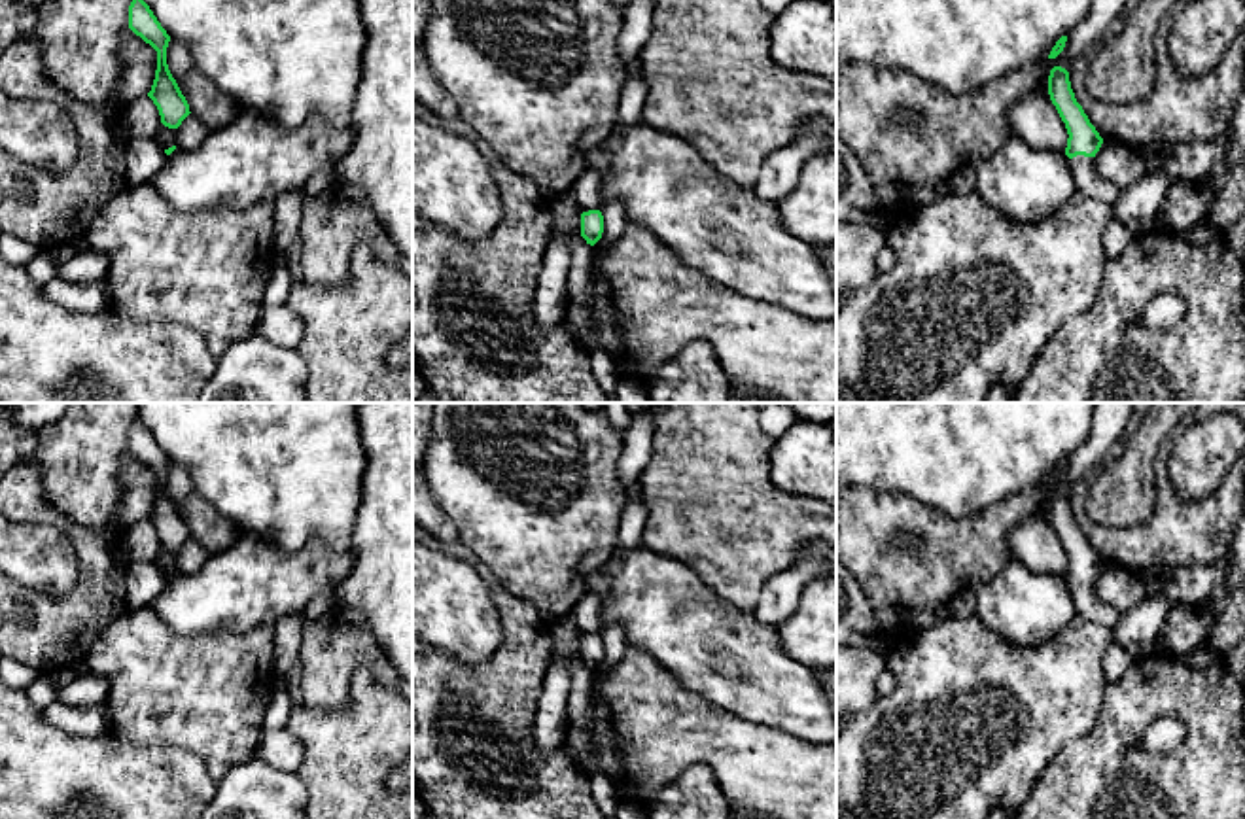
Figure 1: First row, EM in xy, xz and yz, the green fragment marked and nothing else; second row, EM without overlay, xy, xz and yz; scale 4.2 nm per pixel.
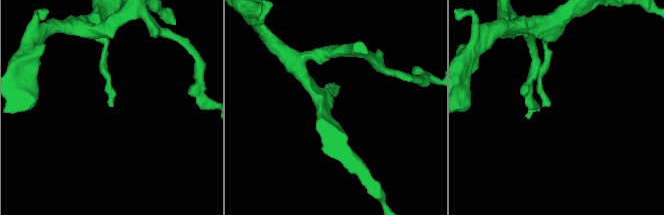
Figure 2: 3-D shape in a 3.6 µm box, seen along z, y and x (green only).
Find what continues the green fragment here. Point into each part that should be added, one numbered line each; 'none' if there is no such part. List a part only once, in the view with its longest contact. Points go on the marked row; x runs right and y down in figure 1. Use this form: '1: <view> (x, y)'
1: yz (1088, 182)

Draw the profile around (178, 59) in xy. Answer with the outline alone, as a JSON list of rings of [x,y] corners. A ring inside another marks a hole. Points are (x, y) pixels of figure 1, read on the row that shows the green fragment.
[[[174,38],[167,47],[167,64],[174,79],[185,78],[195,68],[189,49]]]

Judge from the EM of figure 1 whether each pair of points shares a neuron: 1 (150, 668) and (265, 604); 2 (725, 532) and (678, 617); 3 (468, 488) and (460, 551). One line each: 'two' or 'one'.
1: two
2: two
3: two

